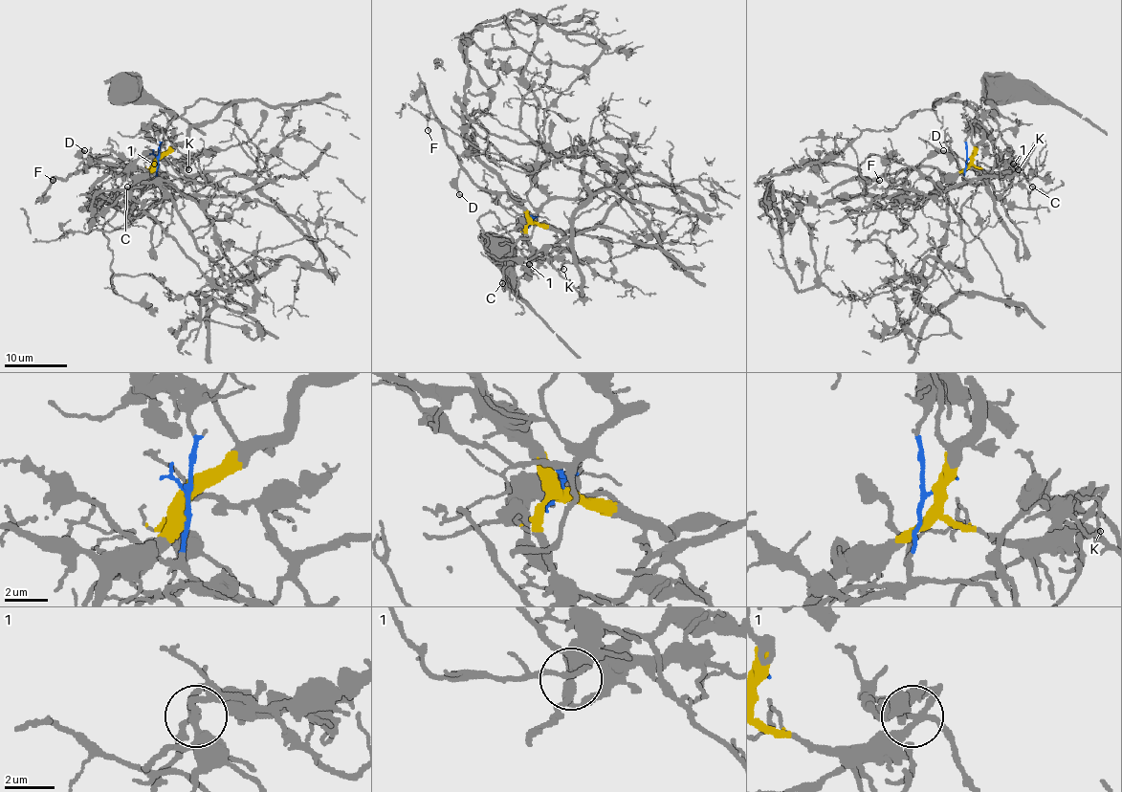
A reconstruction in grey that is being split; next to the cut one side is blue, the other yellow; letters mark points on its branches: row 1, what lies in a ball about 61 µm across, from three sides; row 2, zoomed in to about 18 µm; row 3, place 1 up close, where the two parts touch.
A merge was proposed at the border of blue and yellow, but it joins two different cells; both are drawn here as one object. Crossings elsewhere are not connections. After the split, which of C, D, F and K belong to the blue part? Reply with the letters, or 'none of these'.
C

